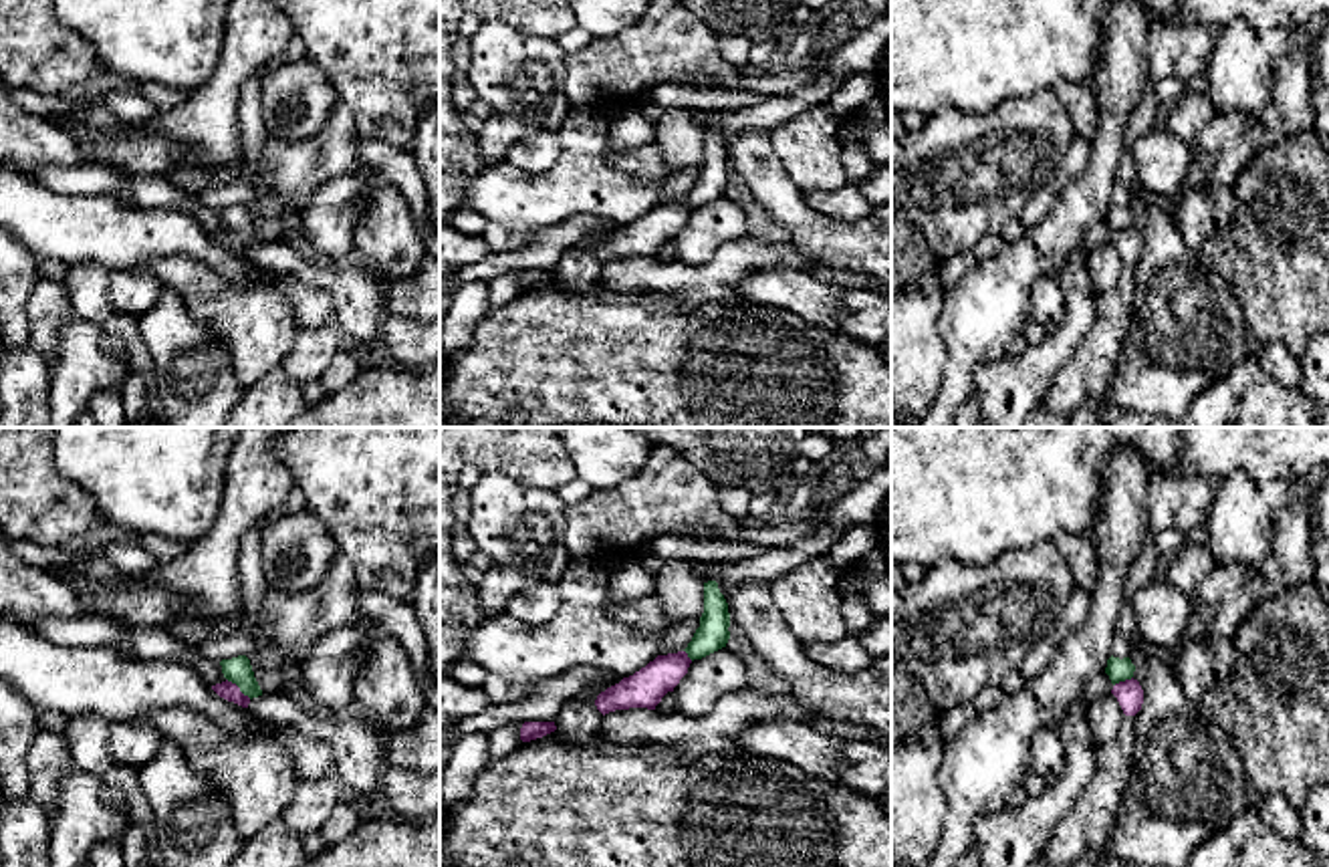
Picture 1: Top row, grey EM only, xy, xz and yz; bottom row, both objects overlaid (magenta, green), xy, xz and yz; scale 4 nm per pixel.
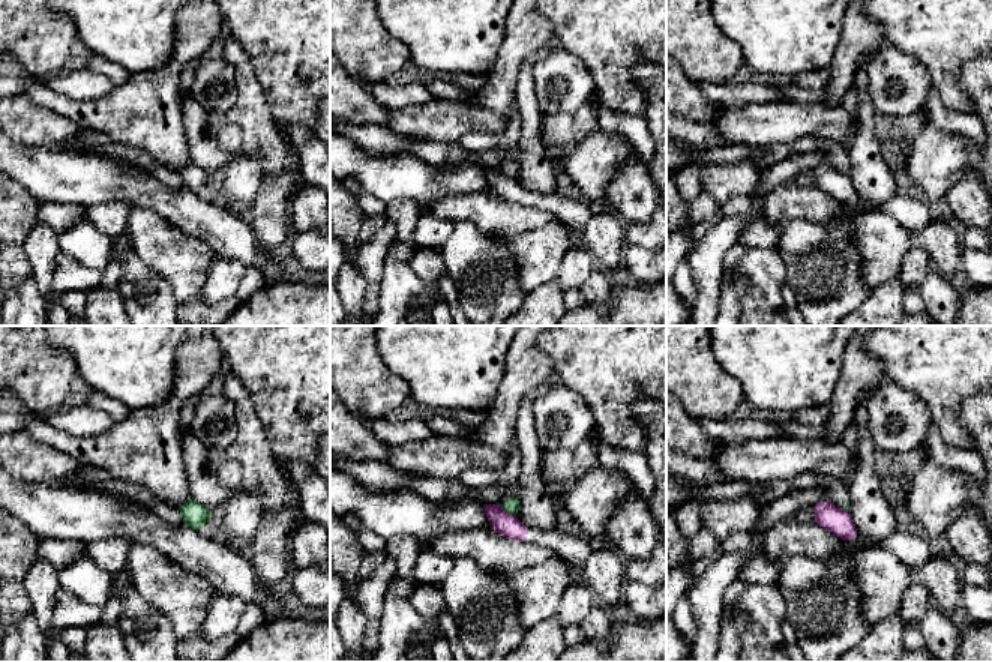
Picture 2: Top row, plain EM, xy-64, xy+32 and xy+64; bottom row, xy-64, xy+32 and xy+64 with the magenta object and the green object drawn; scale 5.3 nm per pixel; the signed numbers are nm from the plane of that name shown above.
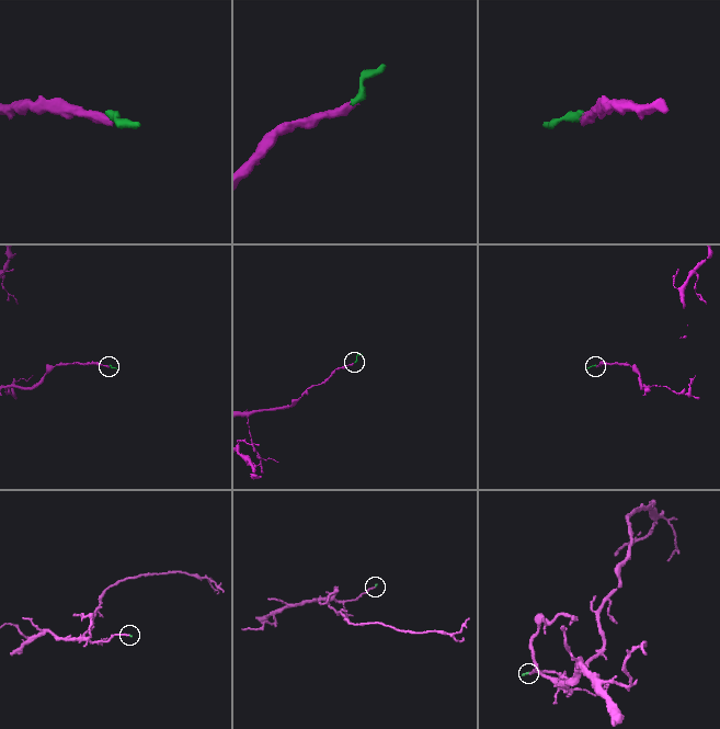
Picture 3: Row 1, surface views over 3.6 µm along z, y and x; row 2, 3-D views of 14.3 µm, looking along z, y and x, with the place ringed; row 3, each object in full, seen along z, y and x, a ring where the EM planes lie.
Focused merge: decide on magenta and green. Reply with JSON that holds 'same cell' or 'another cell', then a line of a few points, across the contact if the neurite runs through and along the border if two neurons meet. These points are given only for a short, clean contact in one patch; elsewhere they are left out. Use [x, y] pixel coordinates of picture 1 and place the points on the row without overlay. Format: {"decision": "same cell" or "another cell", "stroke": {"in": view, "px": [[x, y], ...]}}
{"decision": "another cell", "stroke": {"in": "xy", "px": [[226, 226], [251, 246]]}}

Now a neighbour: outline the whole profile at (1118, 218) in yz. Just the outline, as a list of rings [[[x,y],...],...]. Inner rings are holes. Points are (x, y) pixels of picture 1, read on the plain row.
[[[1133,200],[1123,208],[1111,204],[1105,216],[1105,222],[1109,224],[1111,232],[1115,234],[1119,230],[1131,228],[1135,220],[1135,210],[1137,208]]]

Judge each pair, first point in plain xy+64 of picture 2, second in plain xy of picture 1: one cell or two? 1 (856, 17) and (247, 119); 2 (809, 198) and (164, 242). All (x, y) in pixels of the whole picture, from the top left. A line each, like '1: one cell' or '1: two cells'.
1: two cells
2: two cells

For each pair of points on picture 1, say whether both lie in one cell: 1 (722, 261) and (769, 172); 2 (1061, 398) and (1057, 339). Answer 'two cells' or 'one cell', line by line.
1: two cells
2: two cells

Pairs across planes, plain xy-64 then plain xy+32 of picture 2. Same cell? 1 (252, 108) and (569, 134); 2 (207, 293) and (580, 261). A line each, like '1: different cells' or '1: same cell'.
1: same cell
2: same cell

